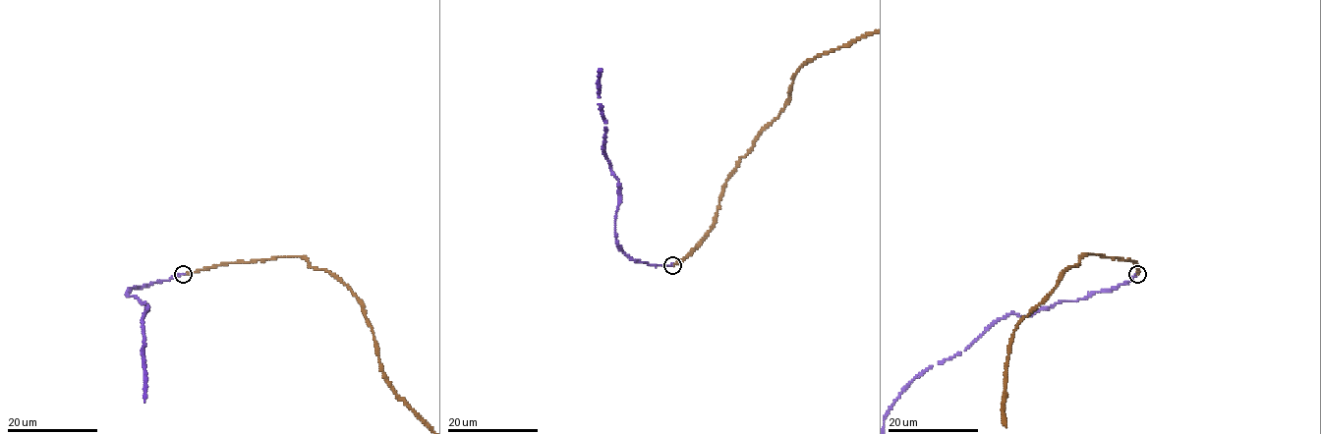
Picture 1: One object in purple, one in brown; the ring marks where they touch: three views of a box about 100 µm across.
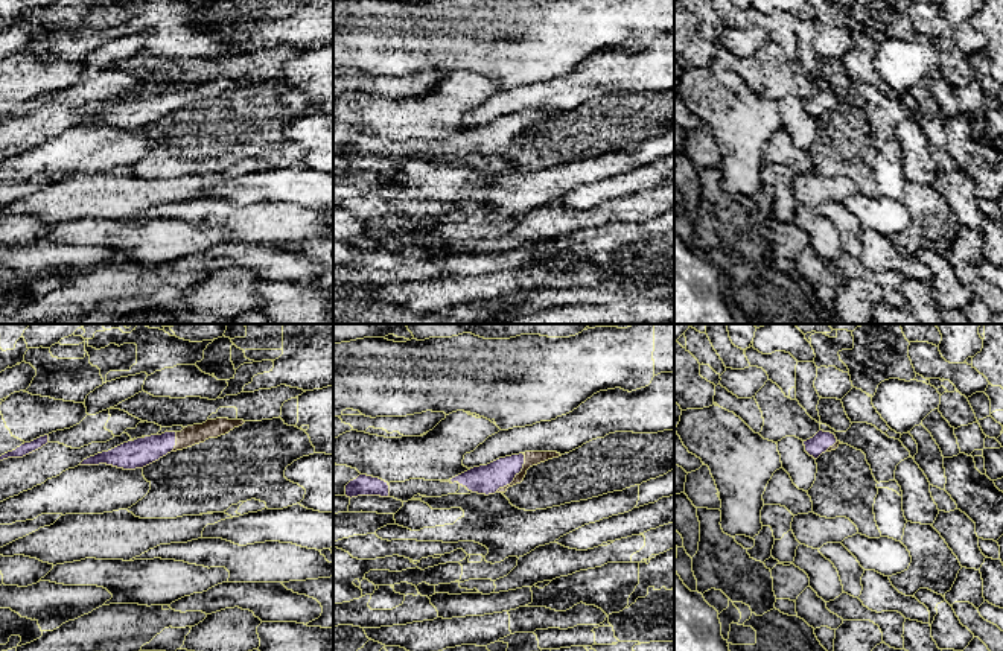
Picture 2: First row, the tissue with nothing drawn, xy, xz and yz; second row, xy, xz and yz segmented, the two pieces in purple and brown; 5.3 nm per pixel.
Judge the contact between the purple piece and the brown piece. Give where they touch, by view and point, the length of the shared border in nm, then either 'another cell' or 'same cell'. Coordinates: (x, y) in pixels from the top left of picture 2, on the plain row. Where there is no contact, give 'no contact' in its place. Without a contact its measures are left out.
contact xz (515, 136); length 260 nm; same cell

